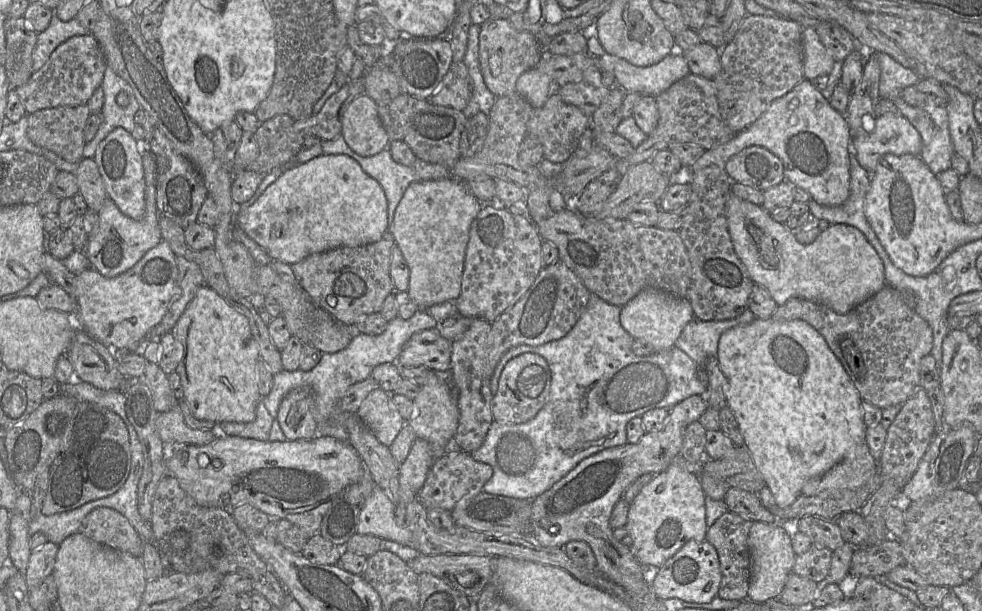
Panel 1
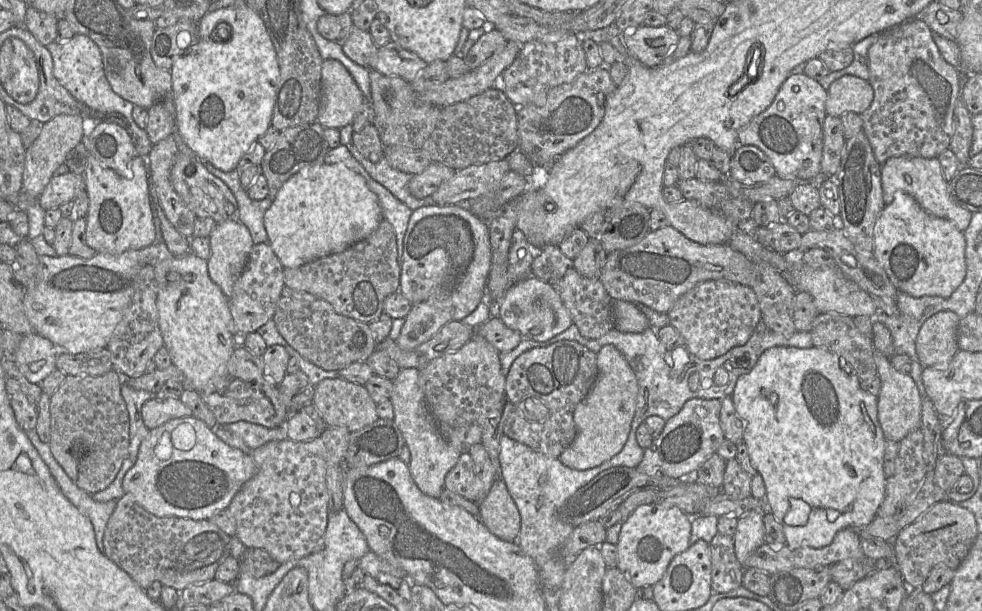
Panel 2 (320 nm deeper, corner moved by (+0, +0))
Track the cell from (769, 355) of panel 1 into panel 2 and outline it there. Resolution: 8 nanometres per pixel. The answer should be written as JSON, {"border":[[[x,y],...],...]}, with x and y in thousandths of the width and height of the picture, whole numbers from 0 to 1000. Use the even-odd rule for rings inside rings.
{"border":[[[790,566],[780,571],[771,589],[769,599],[766,606],[761,610],[754,614],[749,624],[748,635],[744,646],[744,653],[748,668],[748,673],[755,689],[756,704],[757,704],[757,722],[762,733],[762,741],[764,748],[764,756],[766,763],[771,769],[772,776],[776,779],[780,809],[776,818],[780,820],[781,827],[784,830],[784,840],[788,843],[790,851],[796,859],[797,872],[800,882],[800,890],[804,899],[813,899],[817,895],[826,895],[826,897],[838,897],[846,890],[849,882],[851,872],[859,866],[879,866],[882,859],[884,859],[890,846],[893,843],[894,833],[897,828],[900,813],[901,813],[901,797],[902,797],[902,781],[899,771],[899,750],[901,740],[901,725],[902,717],[897,702],[895,687],[894,687],[894,671],[893,671],[893,658],[894,648],[886,645],[878,633],[878,627],[875,622],[875,617],[870,606],[870,602],[862,592],[859,588],[855,586],[850,578],[836,568],[827,566],[825,570],[813,570],[807,566]]]}

